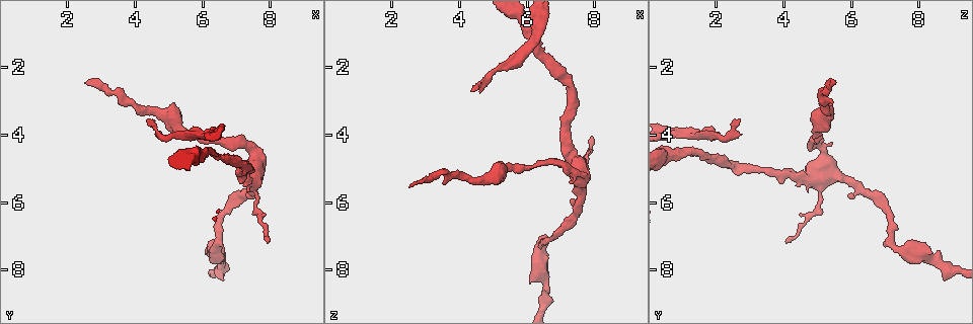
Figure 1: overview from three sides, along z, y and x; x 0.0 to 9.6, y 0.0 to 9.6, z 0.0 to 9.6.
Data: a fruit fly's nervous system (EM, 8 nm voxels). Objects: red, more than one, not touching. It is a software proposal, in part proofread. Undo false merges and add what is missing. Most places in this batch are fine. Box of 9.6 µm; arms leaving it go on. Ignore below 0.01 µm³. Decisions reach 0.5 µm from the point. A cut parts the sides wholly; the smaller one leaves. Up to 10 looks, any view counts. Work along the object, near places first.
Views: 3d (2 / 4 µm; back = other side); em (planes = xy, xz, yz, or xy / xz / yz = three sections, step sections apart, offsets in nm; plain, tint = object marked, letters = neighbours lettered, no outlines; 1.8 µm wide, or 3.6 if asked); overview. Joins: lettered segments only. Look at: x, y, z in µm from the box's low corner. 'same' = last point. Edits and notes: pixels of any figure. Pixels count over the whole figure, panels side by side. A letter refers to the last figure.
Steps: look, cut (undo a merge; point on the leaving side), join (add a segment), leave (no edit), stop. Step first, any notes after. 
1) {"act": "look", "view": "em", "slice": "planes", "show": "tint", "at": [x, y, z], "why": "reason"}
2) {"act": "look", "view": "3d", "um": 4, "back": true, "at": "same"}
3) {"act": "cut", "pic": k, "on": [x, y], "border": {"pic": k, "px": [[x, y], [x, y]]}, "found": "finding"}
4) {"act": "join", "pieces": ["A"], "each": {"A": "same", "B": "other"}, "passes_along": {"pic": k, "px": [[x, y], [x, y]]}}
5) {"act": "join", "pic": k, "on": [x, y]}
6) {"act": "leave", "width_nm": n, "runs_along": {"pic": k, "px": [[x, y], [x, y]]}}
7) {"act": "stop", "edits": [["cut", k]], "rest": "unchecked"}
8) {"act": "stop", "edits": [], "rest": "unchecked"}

{"act": "look", "view": "3d", "um": 2, "at": [7.95, 7.20, 4.00], "why": "branch stops here"}

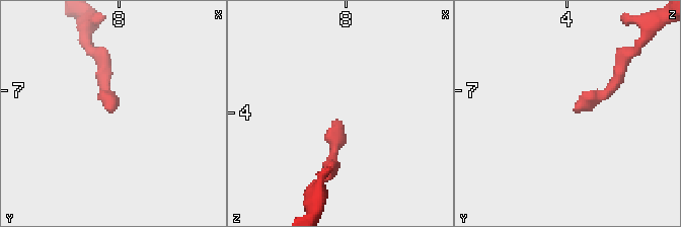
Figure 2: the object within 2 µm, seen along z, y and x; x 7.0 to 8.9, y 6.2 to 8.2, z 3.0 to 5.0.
{"act": "look", "view": "em", "slice": "xz", "step": 4, "show": "tint", "at": [7.94, 7.14, 4.04], "why": "shape alone is not enough"}

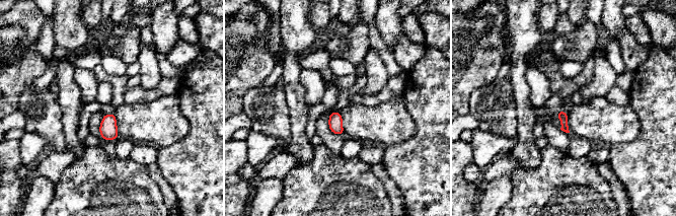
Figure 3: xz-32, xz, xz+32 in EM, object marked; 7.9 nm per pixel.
{"act": "look", "view": "em", "slice": "planes", "show": "letters", "at": "same"}

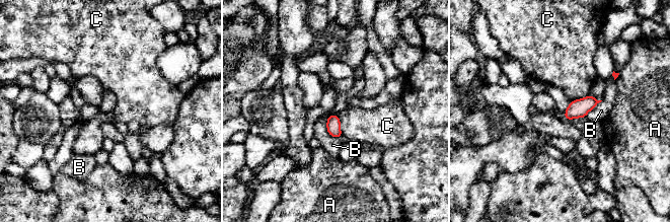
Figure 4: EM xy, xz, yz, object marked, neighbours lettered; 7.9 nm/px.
{"act": "leave", "each": {"A": "other", "B": "other", "C": "other"}, "border": {"pic": 4, "px": [[338, 116], [343, 137]]}, "found": "none of them fits"}

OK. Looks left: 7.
{"act": "look", "view": "3d", "um": 4, "back": true, "at": [7.30, 5.85, 5.90]}

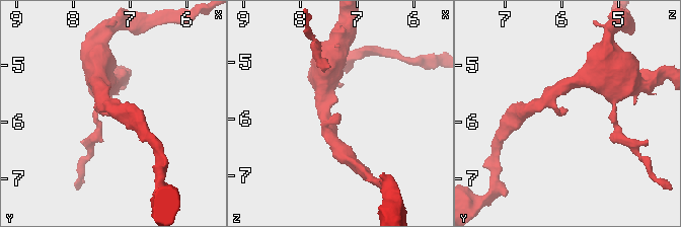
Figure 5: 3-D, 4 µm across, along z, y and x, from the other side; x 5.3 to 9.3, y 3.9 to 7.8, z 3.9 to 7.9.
{"act": "look", "view": "em", "slice": "planes", "show": "tint", "at": [7.35, 5.75, 5.95], "arm_widths_nm": [240, 280], "why": "shape alone is not enough"}

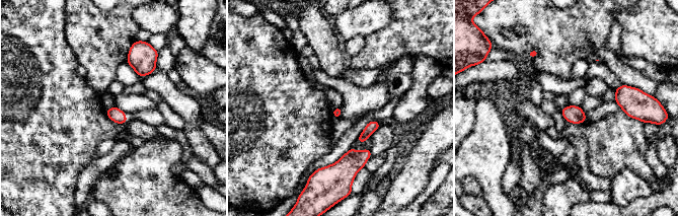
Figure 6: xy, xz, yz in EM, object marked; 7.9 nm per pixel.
{"act": "look", "view": "em", "slice": "planes", "show": "letters", "at": "same", "why": "see the neighbours"}

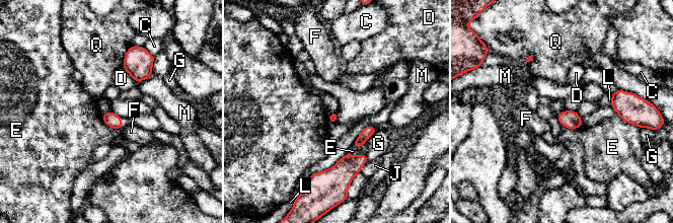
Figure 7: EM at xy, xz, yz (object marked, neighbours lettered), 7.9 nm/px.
{"act": "leave", "each": {"C": "other", "D": "other", "E": "other", "F": "other", "G": "other", "J": "other", "L": "other", "M": "other", "Q": "other"}, "border": {"pic": 7, "px": [[100, 115], [108, 126], [121, 129]]}, "found": "none of them fits"}

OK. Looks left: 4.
{"act": "look", "view": "3d", "um": 4, "at": [7.10, 5.15, 4.30], "why": "thick turns thin"}

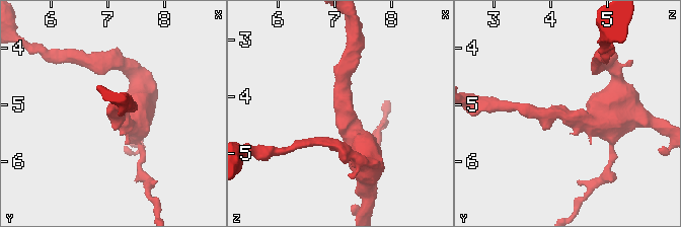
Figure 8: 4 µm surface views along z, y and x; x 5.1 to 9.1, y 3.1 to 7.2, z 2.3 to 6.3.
{"act": "look", "view": "em", "slice": "xy", "step": 4, "show": "tint", "at": [7.15, 5.20, 4.25], "arm_widths_nm": [220, 500], "why": "need the tissue"}

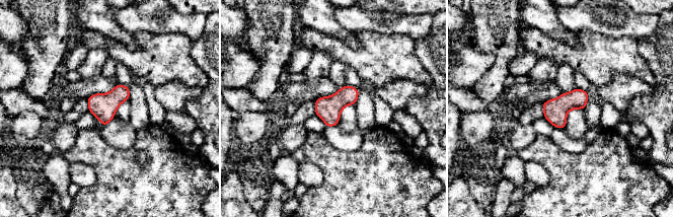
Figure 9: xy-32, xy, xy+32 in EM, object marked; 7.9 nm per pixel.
{"act": "look", "view": "em", "slice": "planes", "show": "letters", "at": "same", "why": "cut it another way"}

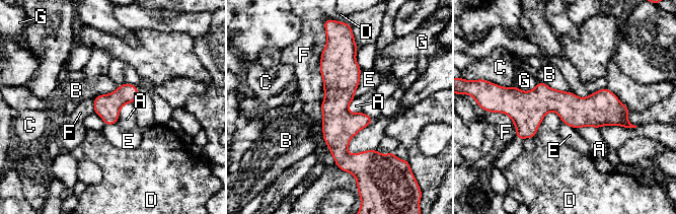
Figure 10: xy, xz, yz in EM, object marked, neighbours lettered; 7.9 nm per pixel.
{"act": "leave", "each": {"A": "other", "B": "other", "C": "other", "D": "other", "E": "other", "F": "other", "G": "other"}, "runs_along": {"pic": 10, "px": [[334, 47], [338, 143], [351, 167]]}, "found": "all the same cell"}

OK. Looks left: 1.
{"act": "stop", "edits": [], "rest": "unchecked"}

